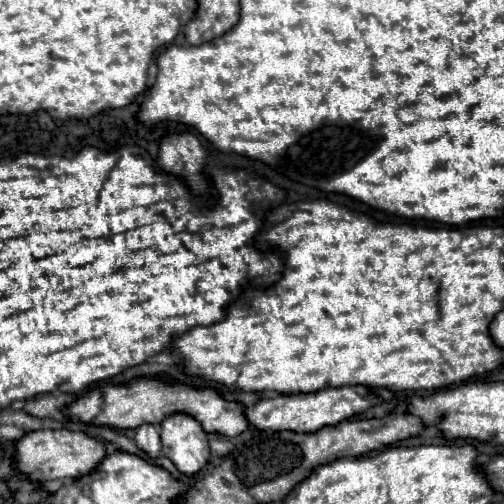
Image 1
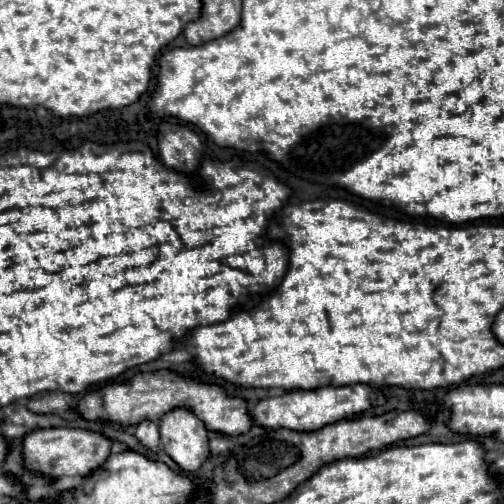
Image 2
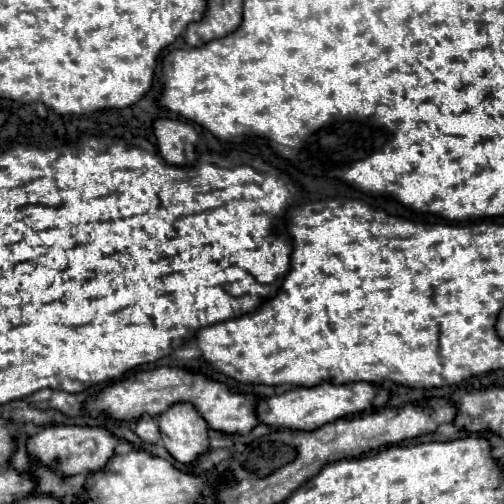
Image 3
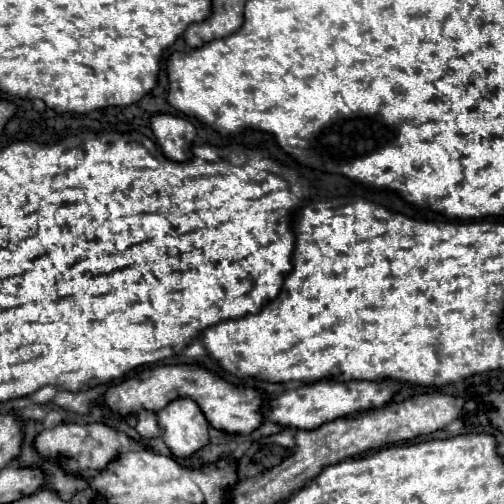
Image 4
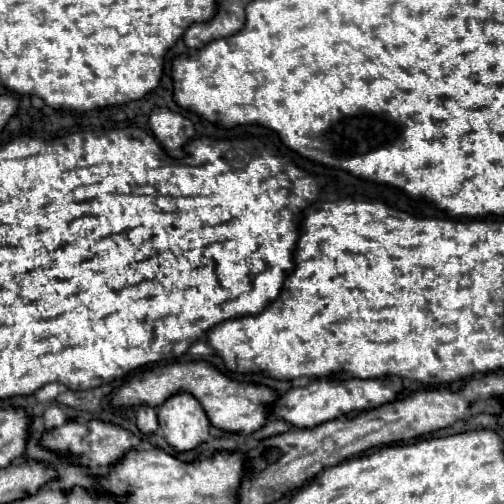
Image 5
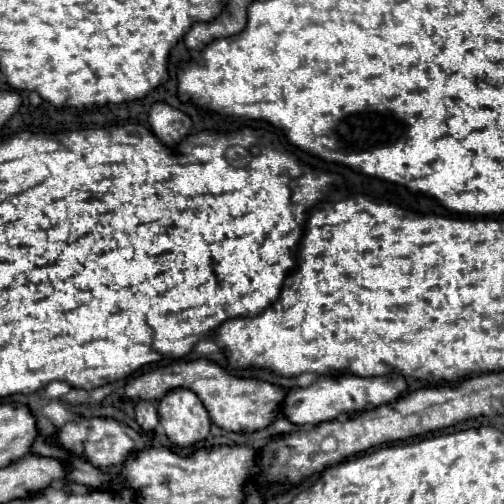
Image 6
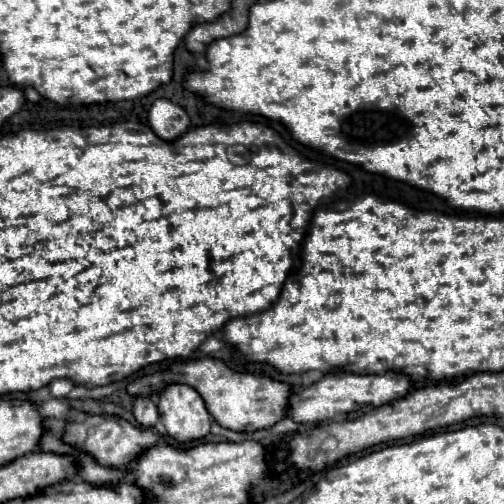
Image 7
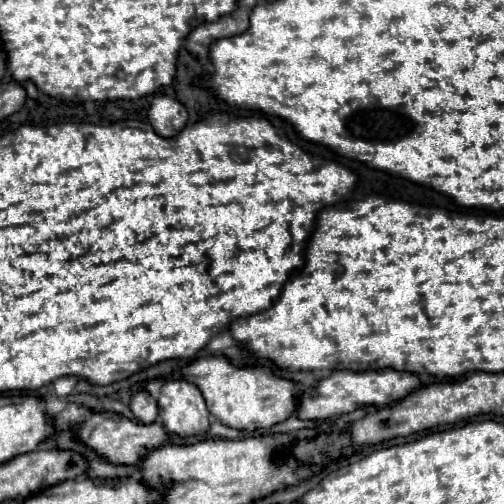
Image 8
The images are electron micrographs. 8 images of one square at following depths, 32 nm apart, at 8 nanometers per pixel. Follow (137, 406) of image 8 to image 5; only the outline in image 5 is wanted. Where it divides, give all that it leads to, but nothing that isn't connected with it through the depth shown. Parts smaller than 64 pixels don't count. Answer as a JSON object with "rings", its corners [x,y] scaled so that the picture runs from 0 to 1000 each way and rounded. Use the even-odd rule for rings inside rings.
{"rings":[[[278,802],[270,810],[270,841],[282,861],[302,861],[313,853],[313,833],[310,833],[310,810]]]}

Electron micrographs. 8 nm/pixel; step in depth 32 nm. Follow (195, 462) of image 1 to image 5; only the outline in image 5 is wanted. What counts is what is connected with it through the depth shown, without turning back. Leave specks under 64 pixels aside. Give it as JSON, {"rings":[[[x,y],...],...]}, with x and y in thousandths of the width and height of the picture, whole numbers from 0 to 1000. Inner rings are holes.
{"rings":[[[353,778],[310,810],[313,837],[337,885],[349,893],[381,893],[409,877],[417,833],[401,802],[377,778]]]}

